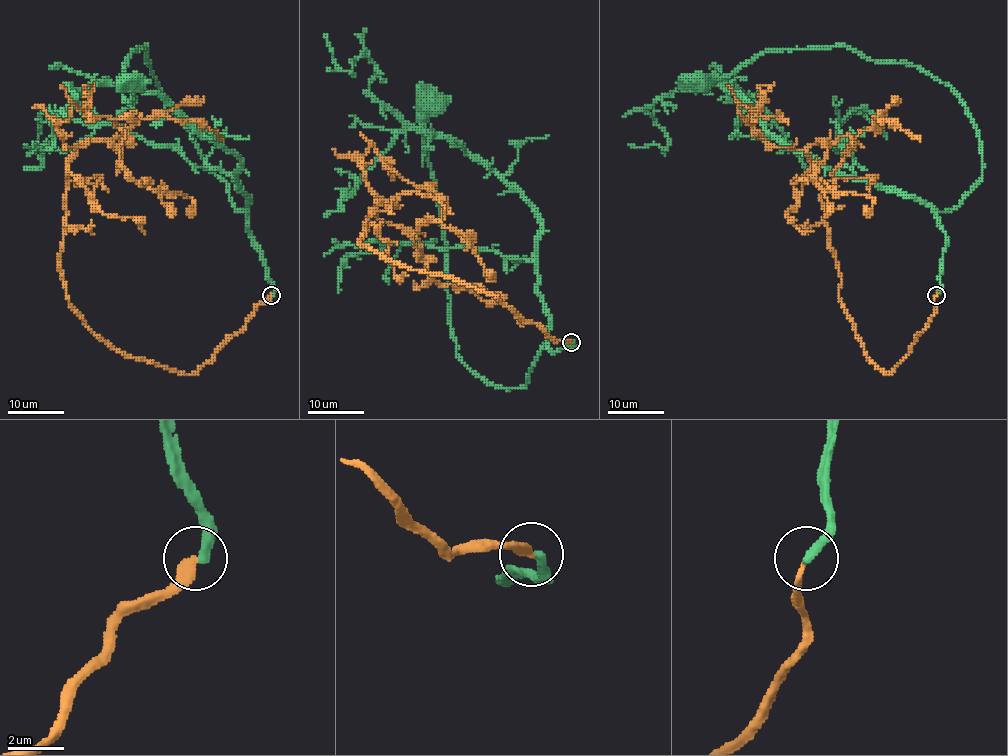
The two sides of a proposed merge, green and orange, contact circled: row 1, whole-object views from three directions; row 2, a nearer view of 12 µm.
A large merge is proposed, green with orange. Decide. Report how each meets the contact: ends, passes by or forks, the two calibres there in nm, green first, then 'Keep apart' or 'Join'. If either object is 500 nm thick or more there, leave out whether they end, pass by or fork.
At the ring green ends. At the ring orange ends. Thickness 320 nm (green) against 280 nm. Keep apart

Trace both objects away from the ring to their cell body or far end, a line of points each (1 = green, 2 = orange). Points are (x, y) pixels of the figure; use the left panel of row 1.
1: (272, 295), (245, 214), (158, 86), (145, 45), (124, 64), (127, 83)
2: (272, 295), (192, 374), (116, 351), (68, 299), (60, 254), (74, 149), (168, 115), (201, 121), (224, 141)

